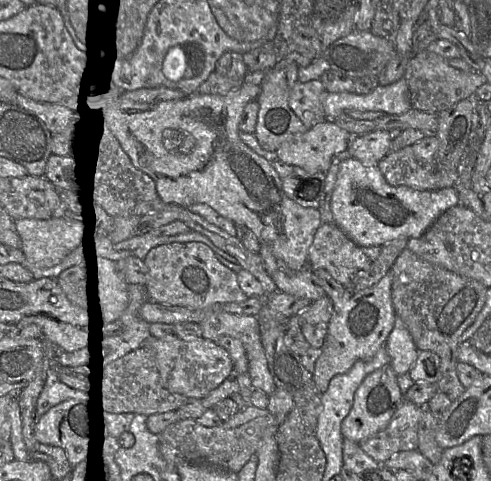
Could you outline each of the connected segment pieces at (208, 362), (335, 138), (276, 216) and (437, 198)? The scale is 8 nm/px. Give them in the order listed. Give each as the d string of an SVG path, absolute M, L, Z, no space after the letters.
M150 337L142 346L149 346L154 351L163 385L189 399L202 399L234 373L230 355L212 340Z
M326 119L303 133L294 134L278 147L276 154L282 162L299 166L310 174L326 174L333 160L336 160L338 155L347 151L351 138L350 133L340 128L332 120Z
M248 73L240 87L227 95L196 93L176 100L137 103L126 98L126 92L120 92L119 107L111 115L111 126L134 165L155 181L158 195L165 204L185 208L196 203L209 205L234 224L249 228L260 243L269 244L275 256L296 272L308 266L308 250L322 224L319 211L288 198L282 189L282 179L272 164L249 148L239 135L243 109L249 101L257 99L264 73Z
M353 157L340 162L331 197L334 223L361 248L382 247L399 238L417 238L443 212L457 204L459 198L454 187L428 191L391 186L377 166L365 164Z

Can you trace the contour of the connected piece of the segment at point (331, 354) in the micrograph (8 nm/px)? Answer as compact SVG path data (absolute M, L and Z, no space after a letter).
M323 268L312 270L334 307L333 317L327 324L327 335L313 372L318 390L323 394L336 375L347 372L358 360L372 358L385 345L393 330L396 313L392 302L392 272L375 285L354 290L345 288Z

